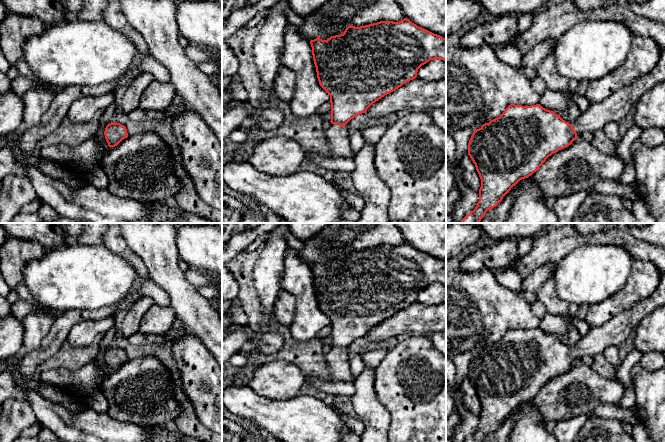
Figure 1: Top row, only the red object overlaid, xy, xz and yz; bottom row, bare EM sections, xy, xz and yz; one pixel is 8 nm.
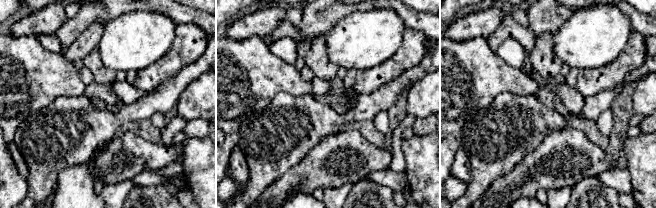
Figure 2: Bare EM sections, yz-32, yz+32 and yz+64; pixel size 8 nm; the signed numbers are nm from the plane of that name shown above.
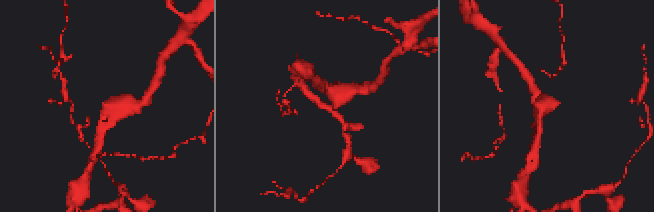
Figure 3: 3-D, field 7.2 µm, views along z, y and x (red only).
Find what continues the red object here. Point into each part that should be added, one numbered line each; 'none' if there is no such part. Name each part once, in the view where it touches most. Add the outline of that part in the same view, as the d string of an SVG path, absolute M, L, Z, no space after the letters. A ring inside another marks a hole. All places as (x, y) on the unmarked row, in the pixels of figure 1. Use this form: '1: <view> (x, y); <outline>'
1: xz (338, 361); M332 348L326 354L332 382L352 382L355 377L349 367L349 355L338 348Z

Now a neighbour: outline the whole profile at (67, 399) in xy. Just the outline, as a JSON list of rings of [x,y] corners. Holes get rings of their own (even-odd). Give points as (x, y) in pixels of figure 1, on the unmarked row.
[[[43,382],[37,392],[45,399],[64,407],[72,415],[77,415],[83,411],[82,404],[76,398],[74,392],[56,387],[51,383]]]

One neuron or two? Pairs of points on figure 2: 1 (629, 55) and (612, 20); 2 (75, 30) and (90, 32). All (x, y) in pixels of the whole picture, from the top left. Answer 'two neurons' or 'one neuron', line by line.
1: two neurons
2: two neurons

